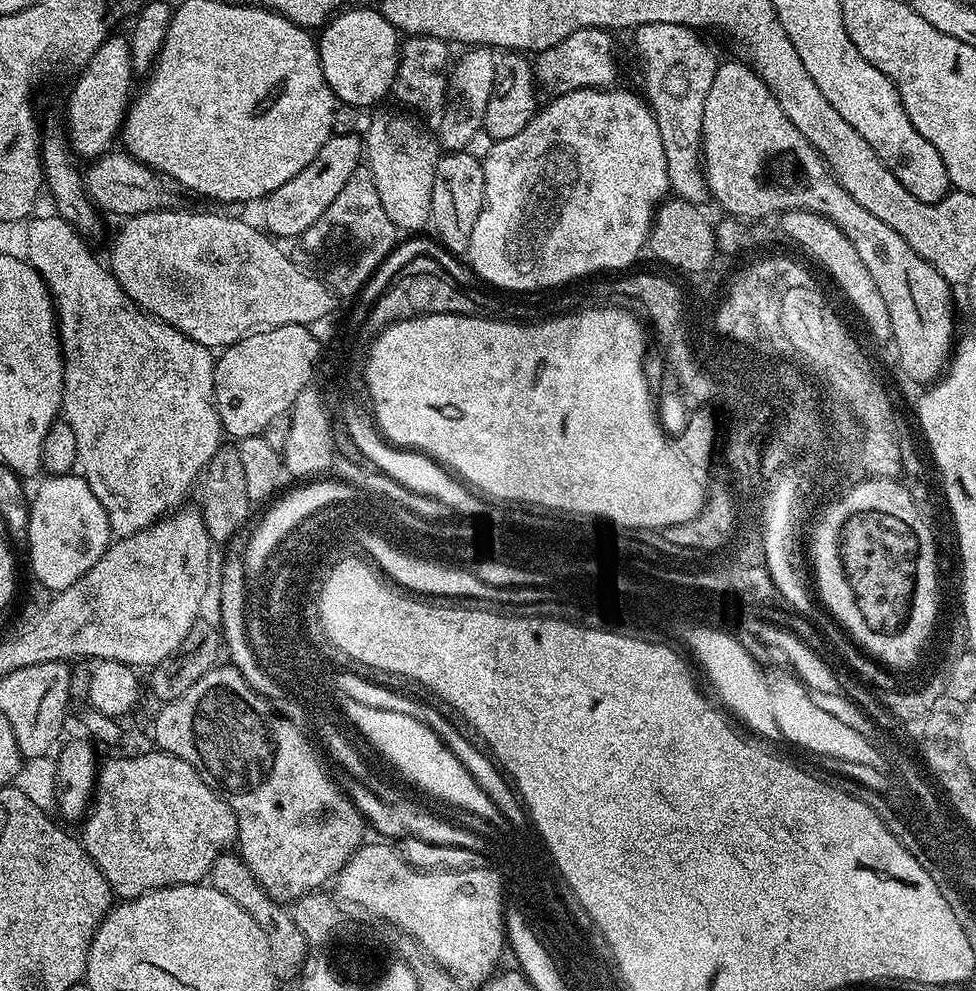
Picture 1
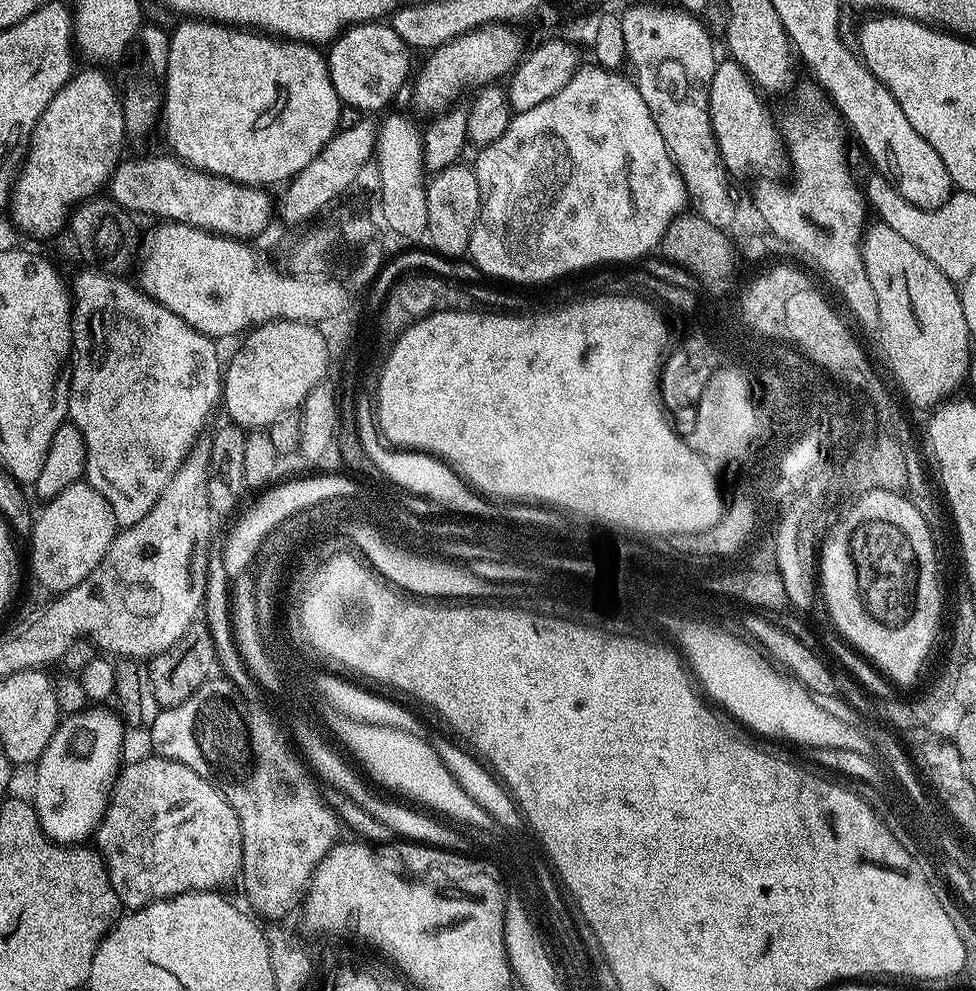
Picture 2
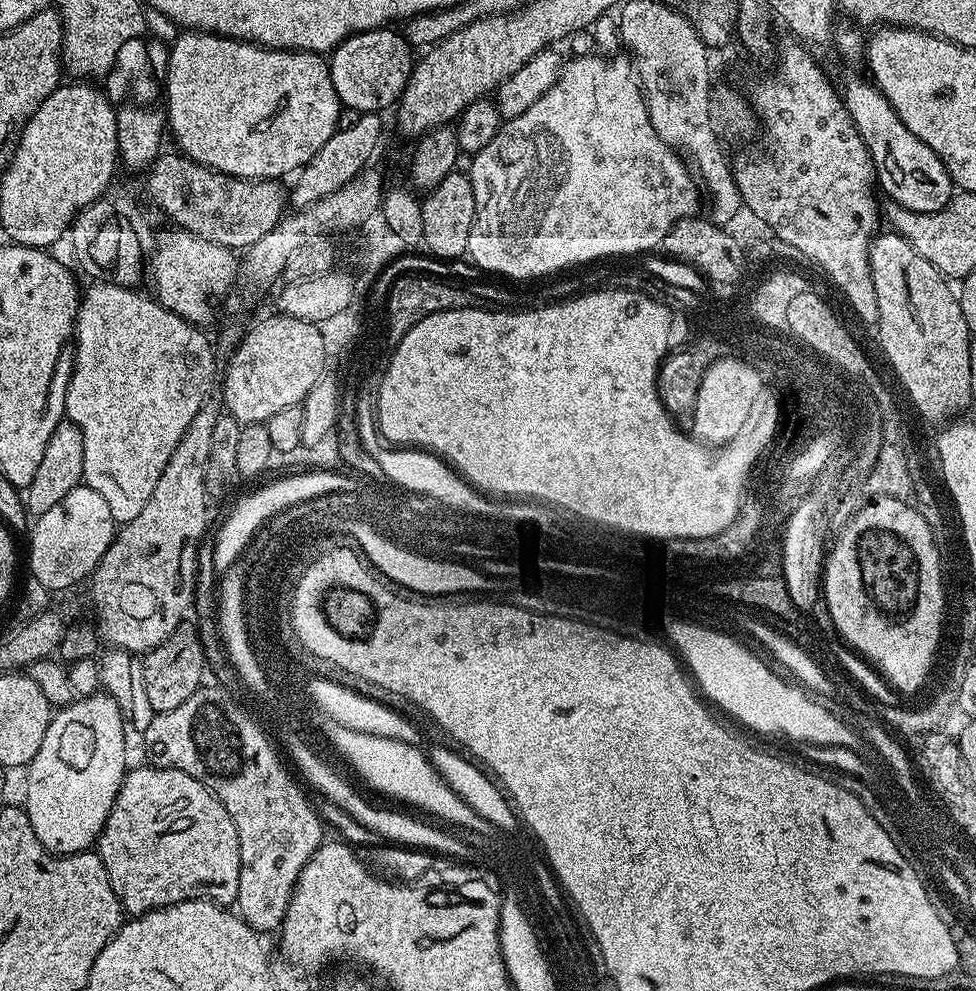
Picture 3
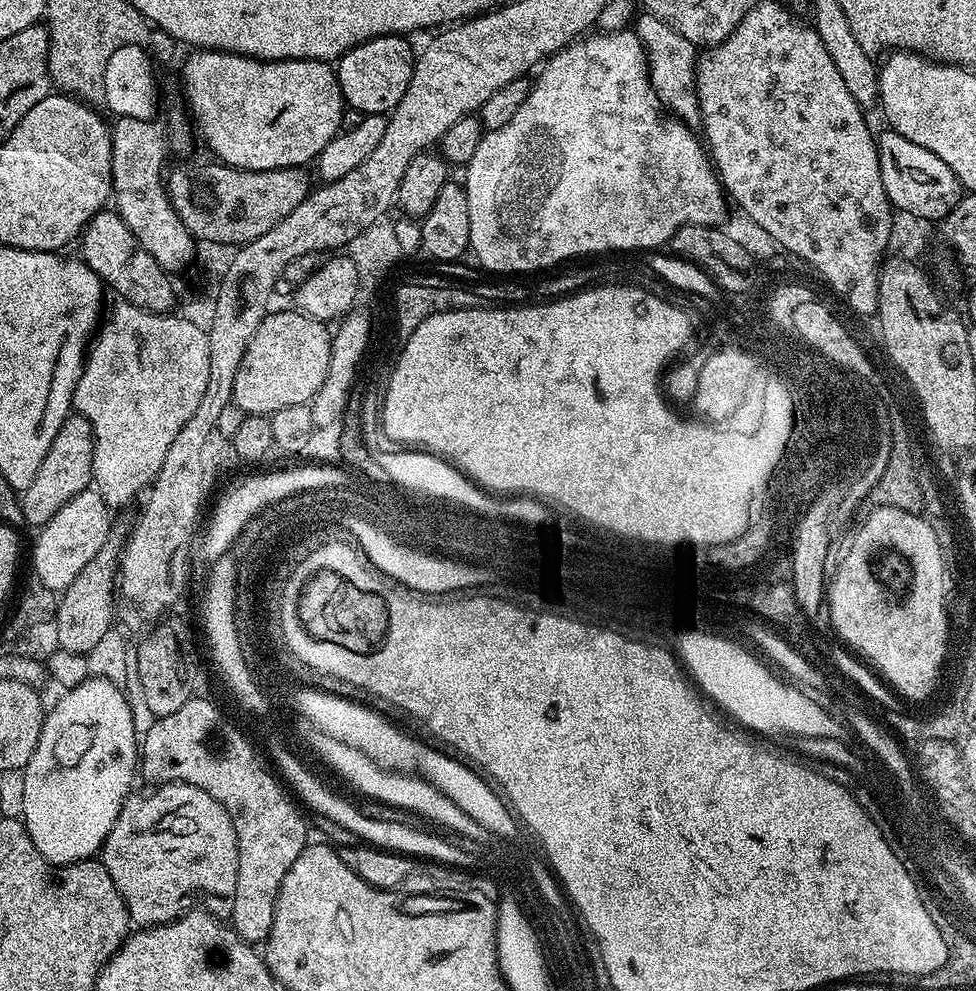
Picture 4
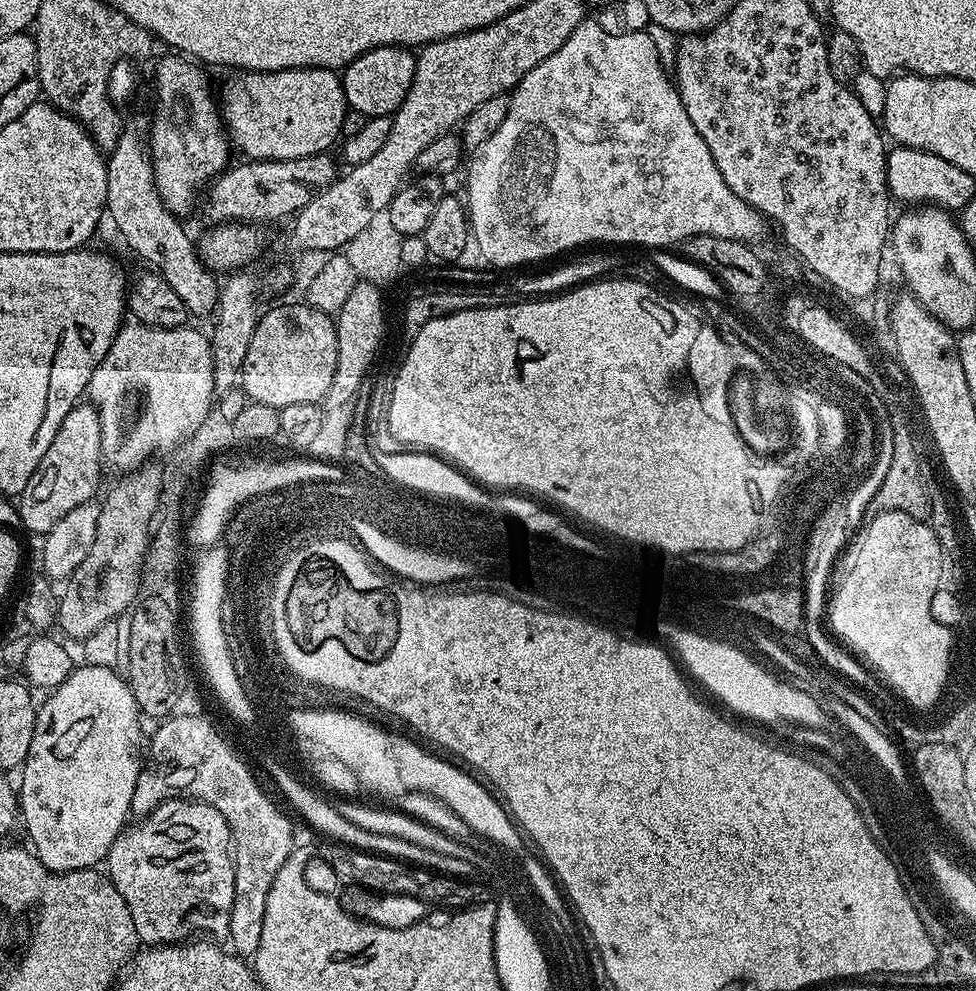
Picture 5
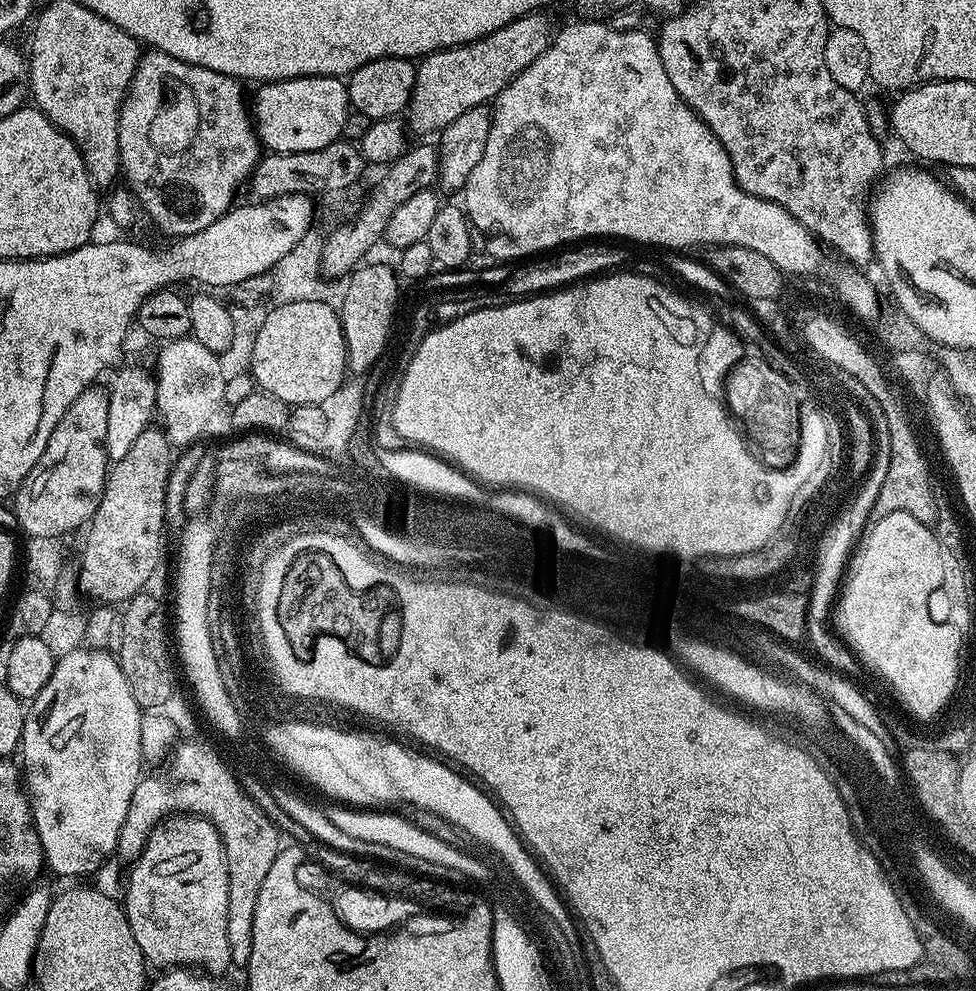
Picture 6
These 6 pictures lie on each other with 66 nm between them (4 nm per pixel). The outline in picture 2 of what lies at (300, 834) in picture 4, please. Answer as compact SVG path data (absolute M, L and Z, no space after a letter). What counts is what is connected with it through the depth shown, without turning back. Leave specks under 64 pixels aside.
M210 678L186 702L173 708L160 708L150 725L152 731L151 751L167 760L190 766L194 774L205 776L230 802L234 814L240 819L242 830L242 881L244 892L253 908L266 916L267 921L280 922L305 899L308 885L316 867L326 858L328 851L338 843L336 822L331 812L324 808L304 775L302 762L293 745L284 746L279 732L272 727L272 720L256 708L248 708L236 692L232 692L231 679Z

